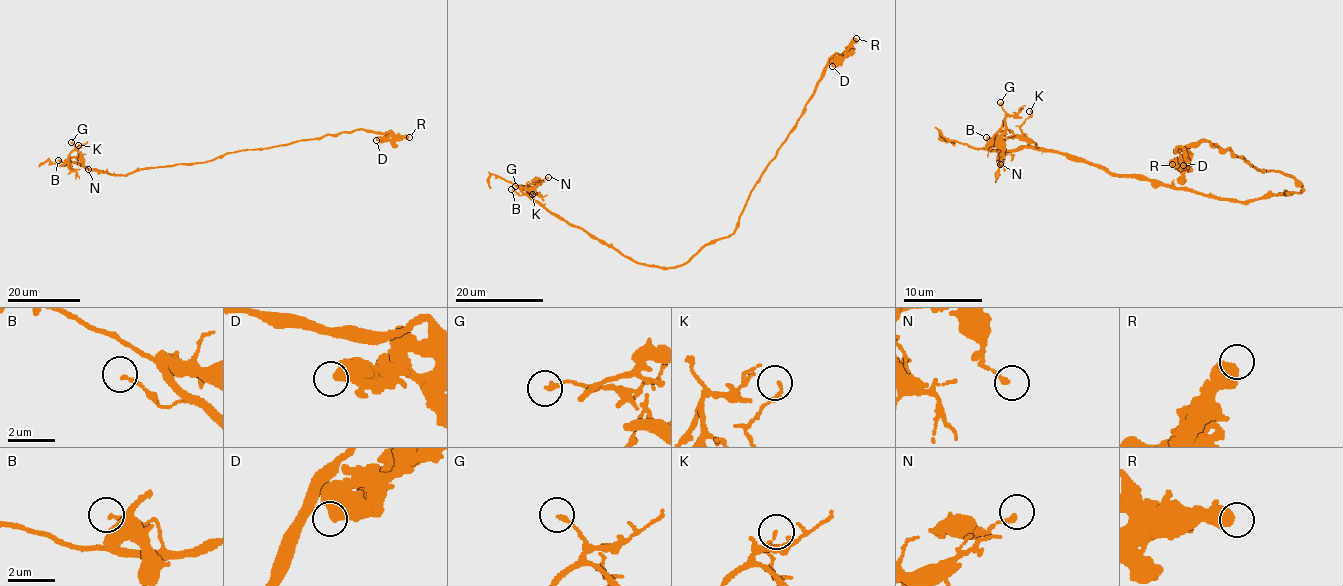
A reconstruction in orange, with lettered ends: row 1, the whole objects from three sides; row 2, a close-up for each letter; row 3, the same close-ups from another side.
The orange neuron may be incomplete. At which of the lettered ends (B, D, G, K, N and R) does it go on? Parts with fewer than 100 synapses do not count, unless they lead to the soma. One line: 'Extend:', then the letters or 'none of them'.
Extend: none of them

